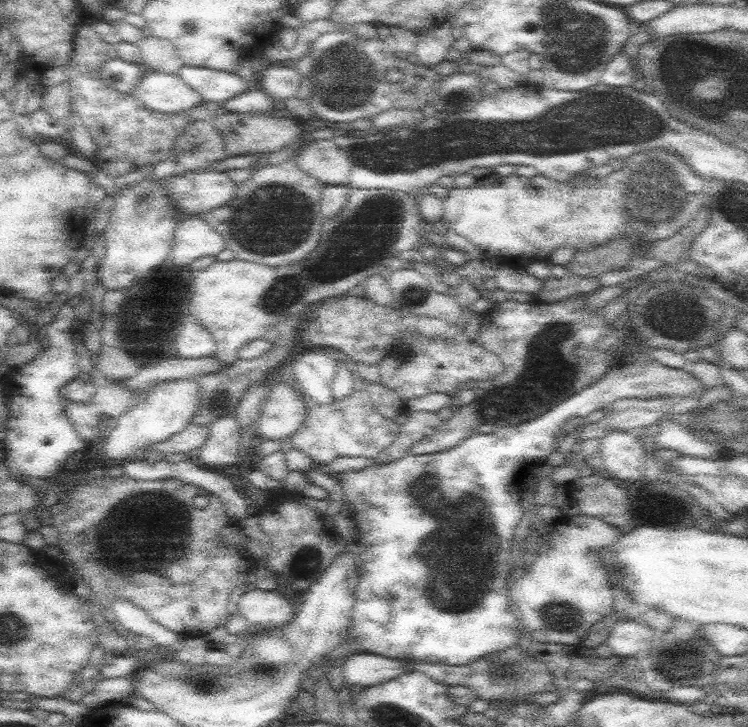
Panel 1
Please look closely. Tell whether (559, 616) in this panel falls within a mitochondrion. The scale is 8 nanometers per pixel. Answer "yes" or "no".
yes

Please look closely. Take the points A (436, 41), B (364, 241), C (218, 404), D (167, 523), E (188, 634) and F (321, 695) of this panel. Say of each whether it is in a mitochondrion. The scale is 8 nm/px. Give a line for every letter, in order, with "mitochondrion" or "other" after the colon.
A: other
B: mitochondrion
C: other
D: mitochondrion
E: other
F: other

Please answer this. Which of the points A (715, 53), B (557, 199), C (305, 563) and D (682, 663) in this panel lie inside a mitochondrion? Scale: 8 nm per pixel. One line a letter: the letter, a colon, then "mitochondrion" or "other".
A: other
B: other
C: mitochondrion
D: mitochondrion

